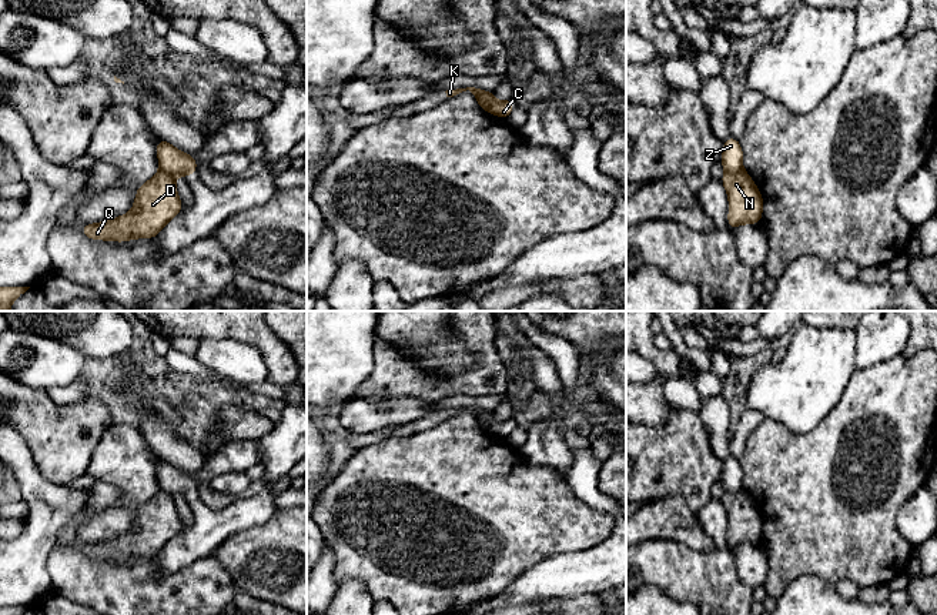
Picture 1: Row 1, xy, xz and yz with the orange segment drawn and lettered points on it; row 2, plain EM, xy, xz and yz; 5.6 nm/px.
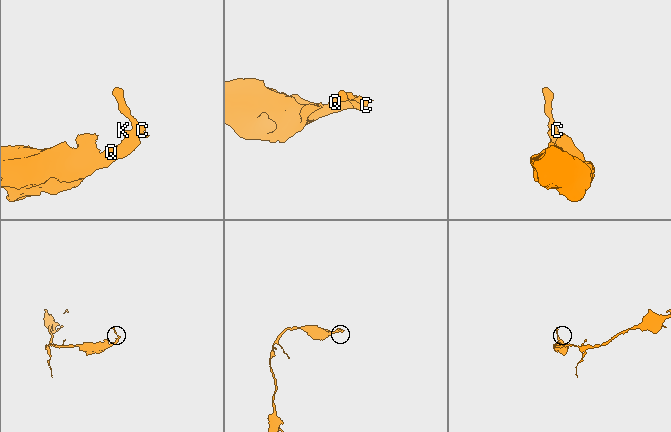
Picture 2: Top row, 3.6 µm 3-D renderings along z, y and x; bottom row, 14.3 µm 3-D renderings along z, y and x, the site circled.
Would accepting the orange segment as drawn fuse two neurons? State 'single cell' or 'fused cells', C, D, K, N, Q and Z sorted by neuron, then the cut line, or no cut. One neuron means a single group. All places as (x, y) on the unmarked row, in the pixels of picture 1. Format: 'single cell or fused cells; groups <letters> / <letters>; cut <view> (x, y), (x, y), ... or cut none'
fused cells; groups C Z / D K N Q; cut xz (484, 411), (482, 421), (488, 430)

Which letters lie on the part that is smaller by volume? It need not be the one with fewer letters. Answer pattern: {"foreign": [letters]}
{"foreign": ["C", "Z"]}

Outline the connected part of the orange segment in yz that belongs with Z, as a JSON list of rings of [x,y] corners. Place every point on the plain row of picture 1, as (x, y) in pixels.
[[[730,455],[723,462],[723,471],[722,471],[722,477],[720,477],[724,491],[727,491],[727,492],[743,491],[742,478],[743,478],[742,465],[740,465],[739,459],[736,459],[734,457]]]

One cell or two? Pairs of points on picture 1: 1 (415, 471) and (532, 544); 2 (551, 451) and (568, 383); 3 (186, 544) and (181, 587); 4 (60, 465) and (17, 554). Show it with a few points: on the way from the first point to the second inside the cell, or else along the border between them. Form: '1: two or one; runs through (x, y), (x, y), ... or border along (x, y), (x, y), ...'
1: one; runs through (444, 495), (465, 504), (481, 515), (504, 515)
2: two; border along (552, 358), (565, 390)
3: two; border along (211, 554), (171, 572), (164, 572), (156, 560)
4: two; border along (32, 454), (36, 467), (46, 478), (67, 487)

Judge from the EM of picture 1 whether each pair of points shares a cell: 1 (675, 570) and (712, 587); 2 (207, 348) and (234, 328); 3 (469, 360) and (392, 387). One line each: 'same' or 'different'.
1: same
2: different
3: different

